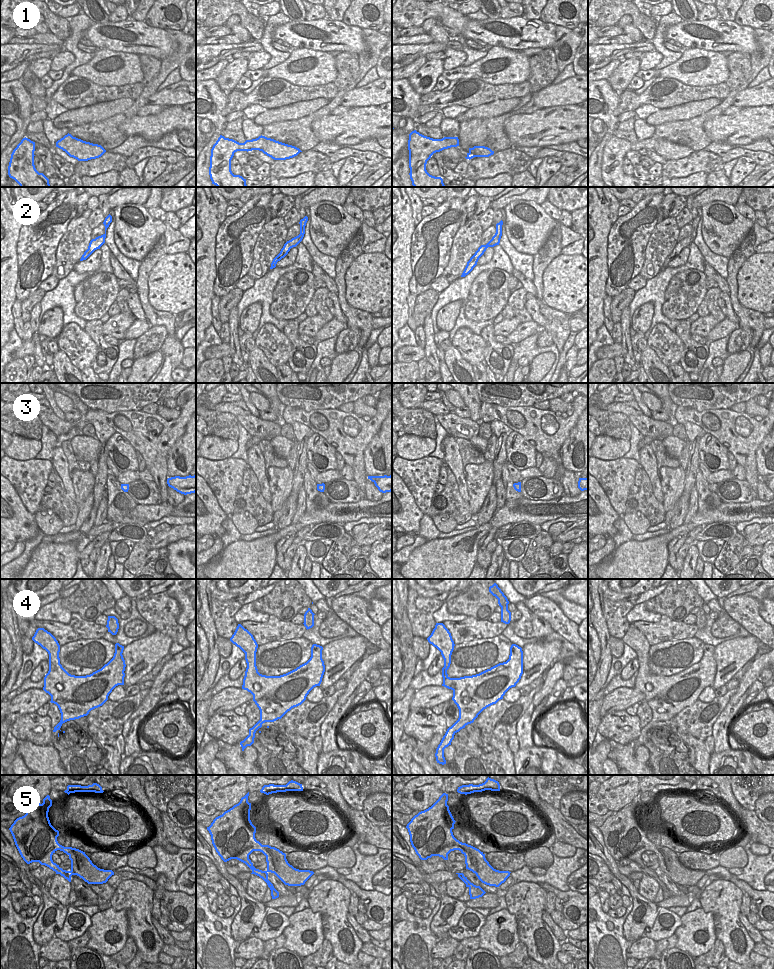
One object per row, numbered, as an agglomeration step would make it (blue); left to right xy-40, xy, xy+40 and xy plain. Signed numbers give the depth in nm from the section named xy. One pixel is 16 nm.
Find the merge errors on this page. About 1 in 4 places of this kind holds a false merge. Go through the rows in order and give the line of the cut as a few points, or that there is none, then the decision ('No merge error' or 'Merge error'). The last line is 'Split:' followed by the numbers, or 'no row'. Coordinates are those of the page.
1: No split. No merge error
2: Split along xy (298, 235), (301, 240). Merge error
3: No split. No merge error
4: No split. No merge error
5: No split. No merge error
Split: 2.

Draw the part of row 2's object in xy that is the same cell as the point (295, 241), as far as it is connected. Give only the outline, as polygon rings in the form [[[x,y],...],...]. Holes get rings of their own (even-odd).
[[[296,236],[292,238],[291,240],[287,241],[284,244],[283,248],[281,249],[280,253],[273,259],[270,269],[275,268],[277,262],[280,261],[282,258],[284,258],[288,254],[290,249],[293,247],[296,247],[300,242],[301,242],[300,236]]]

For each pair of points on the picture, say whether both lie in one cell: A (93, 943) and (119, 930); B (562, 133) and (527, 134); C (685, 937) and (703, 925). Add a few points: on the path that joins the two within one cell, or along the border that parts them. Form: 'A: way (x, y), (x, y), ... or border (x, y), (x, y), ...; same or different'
A: way (99, 938), (107, 930), (113, 928); same
B: way (553, 133), (536, 133); same
C: way (689, 936), (699, 927); same

